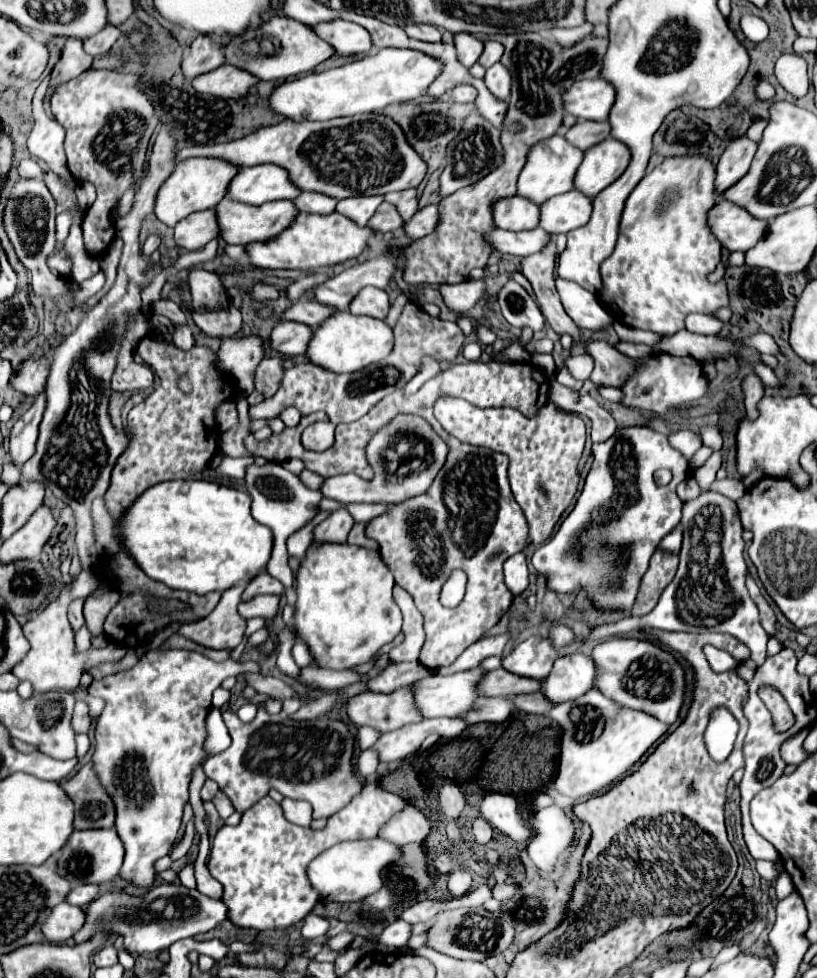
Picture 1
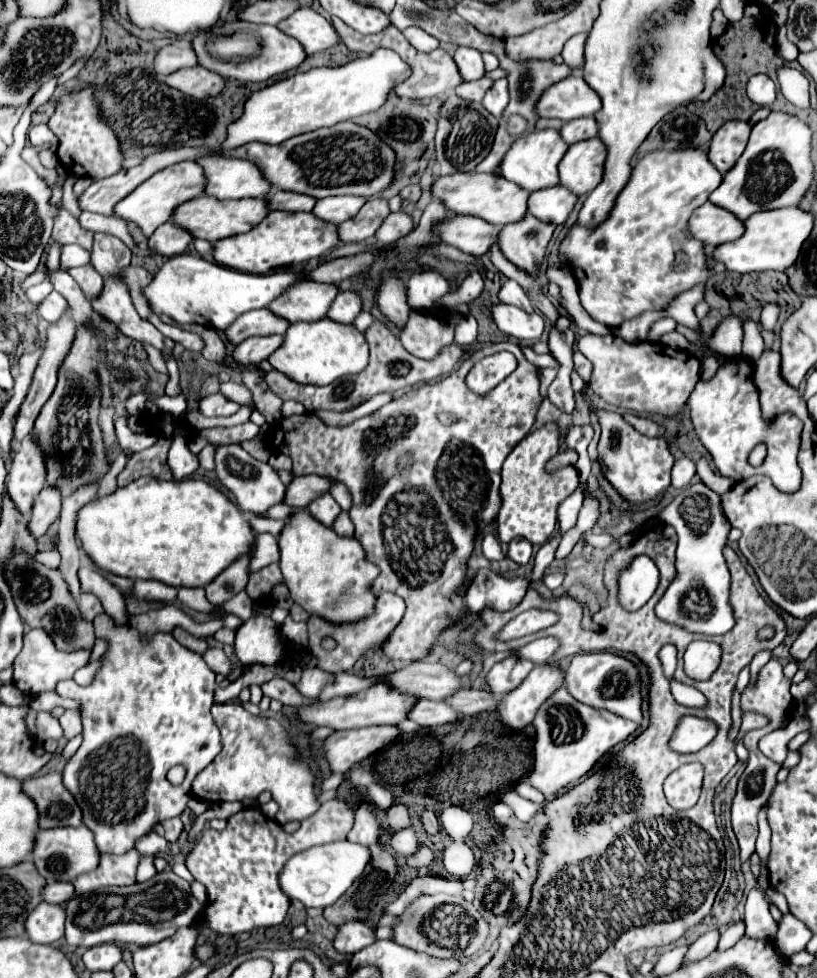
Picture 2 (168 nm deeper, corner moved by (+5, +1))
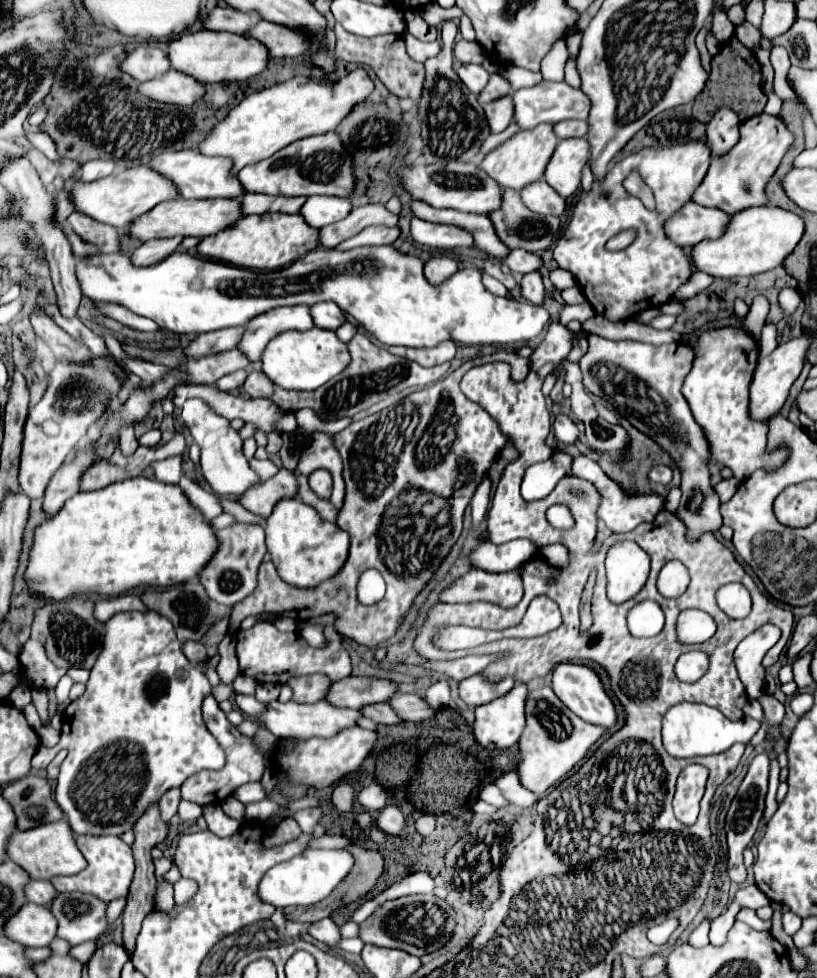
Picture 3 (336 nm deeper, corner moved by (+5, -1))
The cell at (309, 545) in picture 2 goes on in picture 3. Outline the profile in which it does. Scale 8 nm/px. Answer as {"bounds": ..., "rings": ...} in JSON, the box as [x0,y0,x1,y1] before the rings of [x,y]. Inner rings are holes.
{"bounds":[265,498,349,588],"rings":[[[299,498],[281,500],[265,526],[267,550],[279,576],[295,588],[317,588],[321,582],[335,576],[349,556],[349,536],[339,526],[321,520],[317,510]]]}

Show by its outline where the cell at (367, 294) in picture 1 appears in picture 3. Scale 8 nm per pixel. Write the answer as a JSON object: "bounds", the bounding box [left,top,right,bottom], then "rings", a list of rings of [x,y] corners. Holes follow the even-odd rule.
{"bounds":[311,302,345,330],"rings":[[[317,302],[311,306],[311,316],[315,326],[325,330],[337,330],[345,322],[345,314],[335,302]]]}

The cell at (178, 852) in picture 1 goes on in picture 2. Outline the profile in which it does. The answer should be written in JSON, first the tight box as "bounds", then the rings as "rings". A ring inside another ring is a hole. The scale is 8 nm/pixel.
{"bounds":[161,818,183,842],"rings":[[[169,818],[169,820],[163,820],[161,826],[165,830],[165,840],[177,842],[177,838],[179,838],[179,834],[183,830],[183,822],[179,818]]]}

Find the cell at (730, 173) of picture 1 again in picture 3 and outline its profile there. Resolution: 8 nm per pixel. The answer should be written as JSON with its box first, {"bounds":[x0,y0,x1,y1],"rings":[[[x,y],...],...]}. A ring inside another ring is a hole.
{"bounds":[707,108,741,156],"rings":[[[729,108],[717,110],[717,114],[707,124],[707,142],[713,156],[725,156],[739,140],[741,120]]]}

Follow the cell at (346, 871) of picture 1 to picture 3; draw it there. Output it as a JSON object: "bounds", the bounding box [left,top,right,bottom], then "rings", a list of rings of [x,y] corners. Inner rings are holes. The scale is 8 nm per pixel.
{"bounds":[259,848,355,908],"rings":[[[319,848],[305,850],[303,854],[273,866],[265,874],[265,878],[261,880],[261,886],[259,886],[261,900],[269,902],[277,908],[285,908],[285,906],[293,906],[293,904],[295,906],[317,904],[317,902],[325,900],[337,888],[337,884],[351,872],[353,864],[355,864],[355,858],[347,850],[319,850]]]}

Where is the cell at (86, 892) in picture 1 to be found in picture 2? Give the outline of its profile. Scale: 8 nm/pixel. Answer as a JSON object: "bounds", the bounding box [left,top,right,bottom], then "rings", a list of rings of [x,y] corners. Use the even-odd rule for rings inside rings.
{"bounds":[41,882,75,904],"rings":[[[53,882],[43,888],[41,896],[49,904],[65,904],[67,900],[71,900],[71,896],[75,896],[75,888],[71,882]]]}

